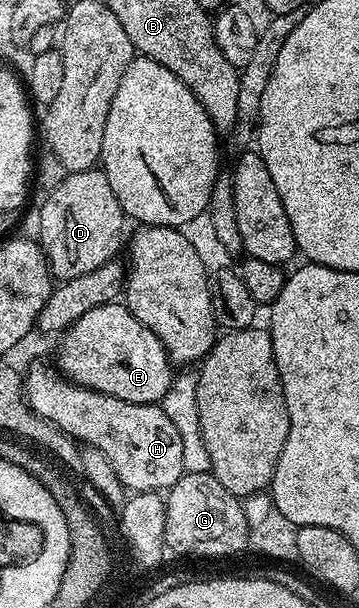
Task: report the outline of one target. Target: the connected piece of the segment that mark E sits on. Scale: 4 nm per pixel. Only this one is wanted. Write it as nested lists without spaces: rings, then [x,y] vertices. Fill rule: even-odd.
[[[115,301],[102,304],[98,308],[90,308],[86,316],[79,318],[69,330],[59,335],[58,342],[60,347],[56,350],[54,362],[59,373],[67,381],[74,382],[77,386],[84,386],[87,390],[97,390],[134,404],[150,406],[163,403],[174,377],[174,363],[168,357],[166,348],[158,340],[158,336],[154,336],[154,332],[150,332],[146,324],[137,320],[127,305]]]

